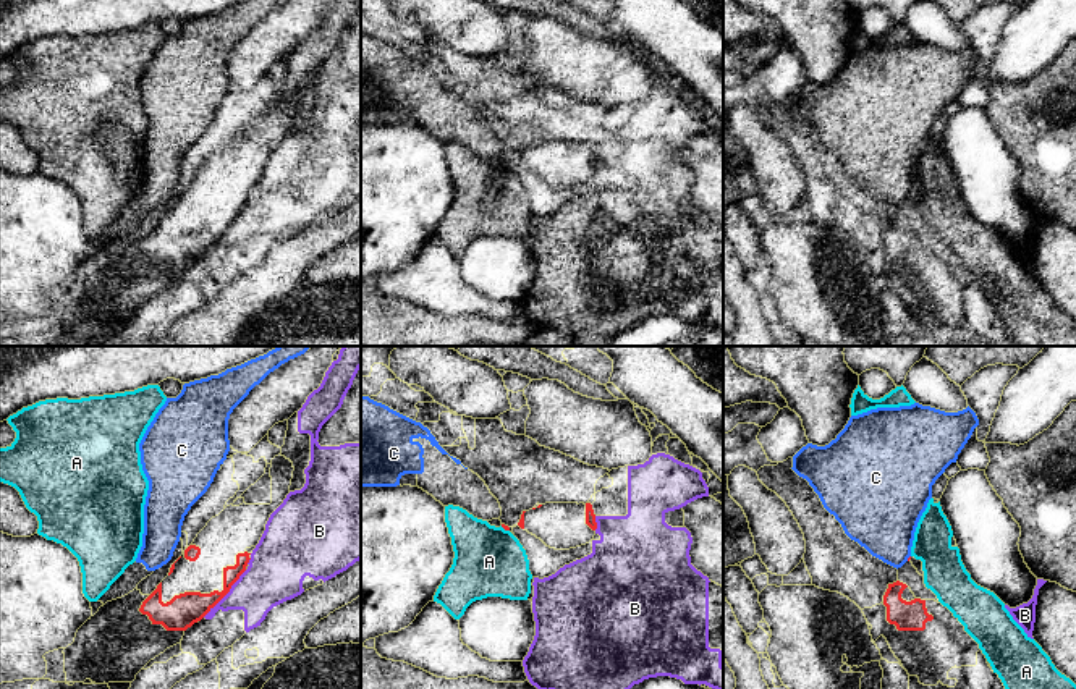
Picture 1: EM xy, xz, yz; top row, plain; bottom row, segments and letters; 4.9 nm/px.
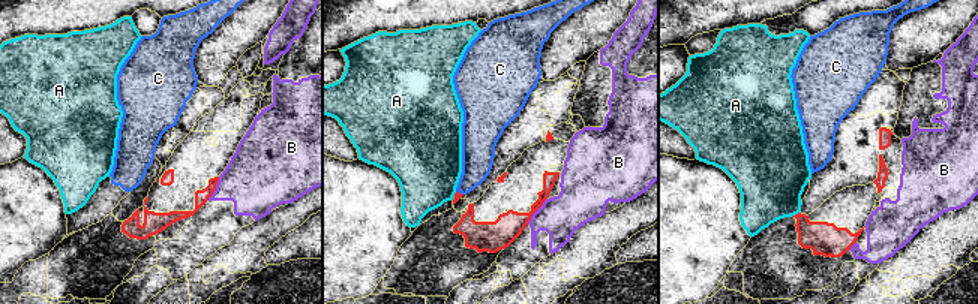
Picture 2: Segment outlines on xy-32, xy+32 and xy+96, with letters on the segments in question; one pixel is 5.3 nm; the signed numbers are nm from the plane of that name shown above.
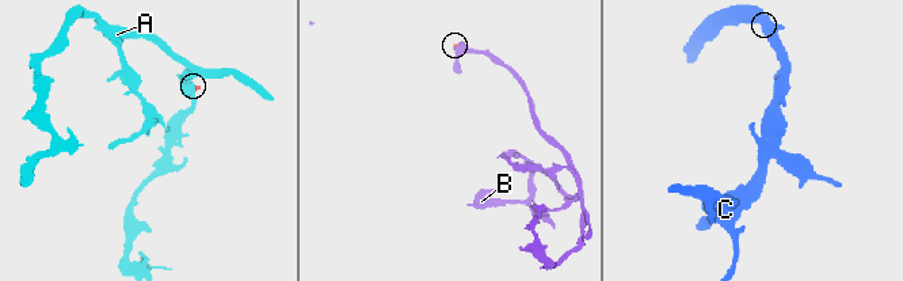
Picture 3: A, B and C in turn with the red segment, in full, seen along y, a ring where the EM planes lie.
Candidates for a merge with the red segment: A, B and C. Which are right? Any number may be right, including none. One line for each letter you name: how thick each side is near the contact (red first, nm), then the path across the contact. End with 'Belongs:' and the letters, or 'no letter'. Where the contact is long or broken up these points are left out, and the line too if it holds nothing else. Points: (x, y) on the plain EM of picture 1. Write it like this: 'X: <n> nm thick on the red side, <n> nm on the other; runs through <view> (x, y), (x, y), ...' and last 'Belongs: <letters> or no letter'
Belongs: no letter

